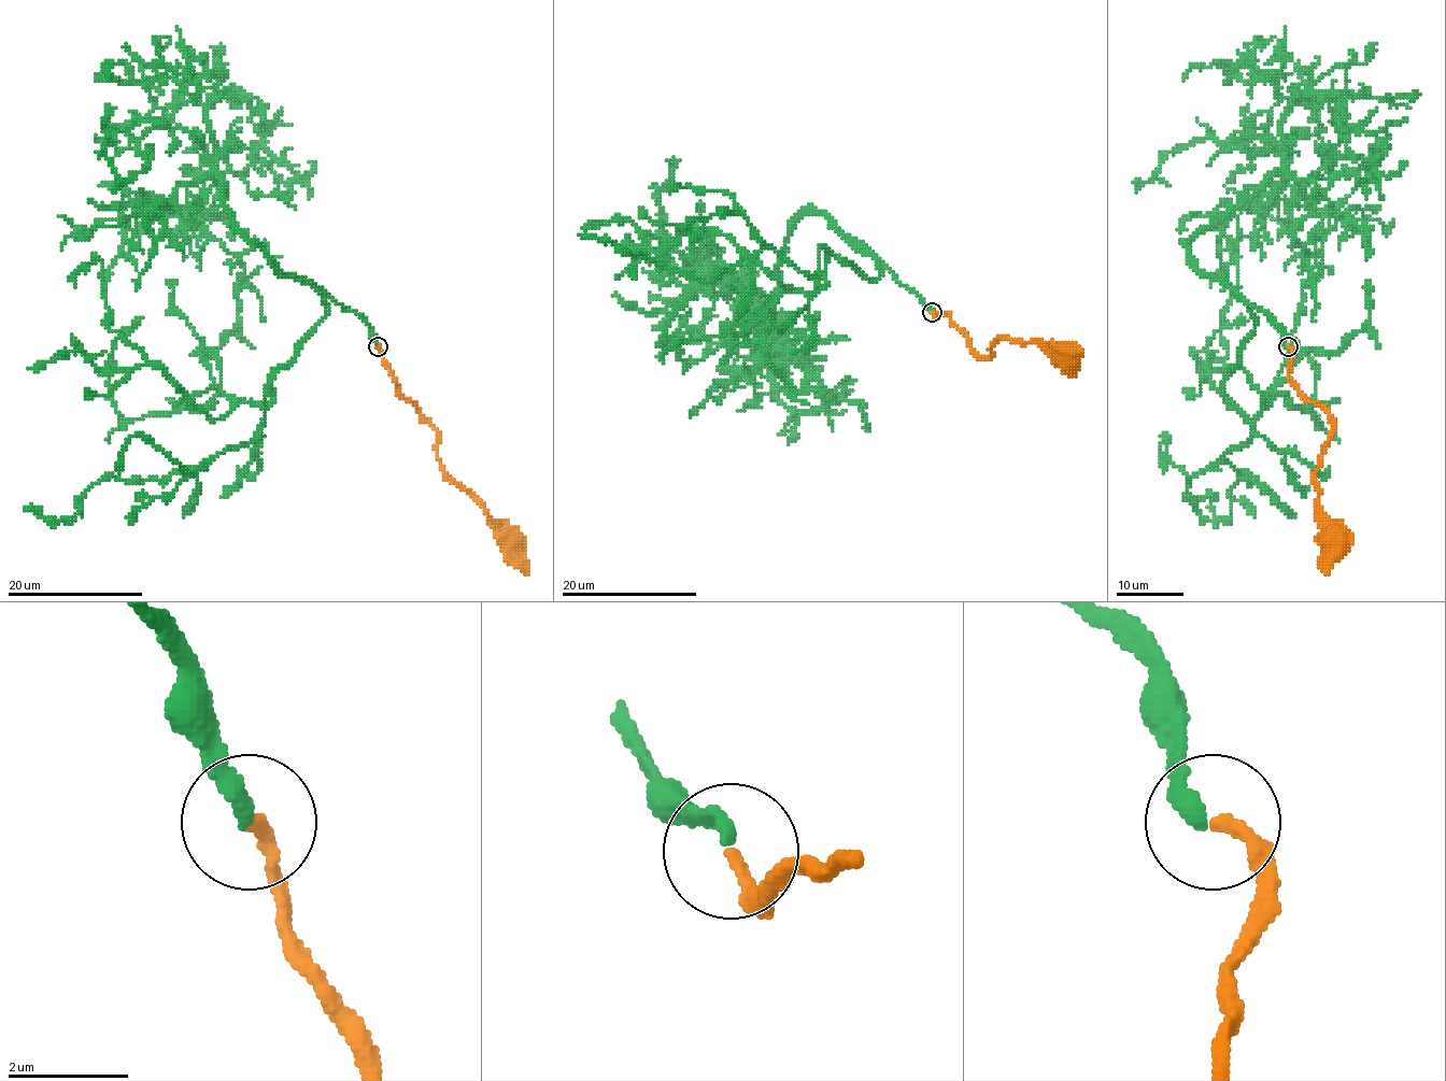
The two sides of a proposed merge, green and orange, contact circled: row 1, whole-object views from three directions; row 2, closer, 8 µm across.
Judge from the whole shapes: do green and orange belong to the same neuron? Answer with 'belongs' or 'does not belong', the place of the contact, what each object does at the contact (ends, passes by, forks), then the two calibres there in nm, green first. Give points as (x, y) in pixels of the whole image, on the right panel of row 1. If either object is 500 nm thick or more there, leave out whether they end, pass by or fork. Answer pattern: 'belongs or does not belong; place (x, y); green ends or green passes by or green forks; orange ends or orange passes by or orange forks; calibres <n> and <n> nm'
belongs; place (1288, 346); green ends; orange ends; calibres 240 and 220 nm

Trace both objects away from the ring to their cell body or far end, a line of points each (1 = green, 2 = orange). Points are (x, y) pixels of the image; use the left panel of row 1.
1: (379, 346), (352, 310), (231, 222), (208, 107), (225, 91), (245, 100), (269, 151), (302, 176), (311, 162)
2: (379, 346), (397, 390), (438, 435), (439, 465), (482, 506), (497, 529), (518, 541), (514, 543)

